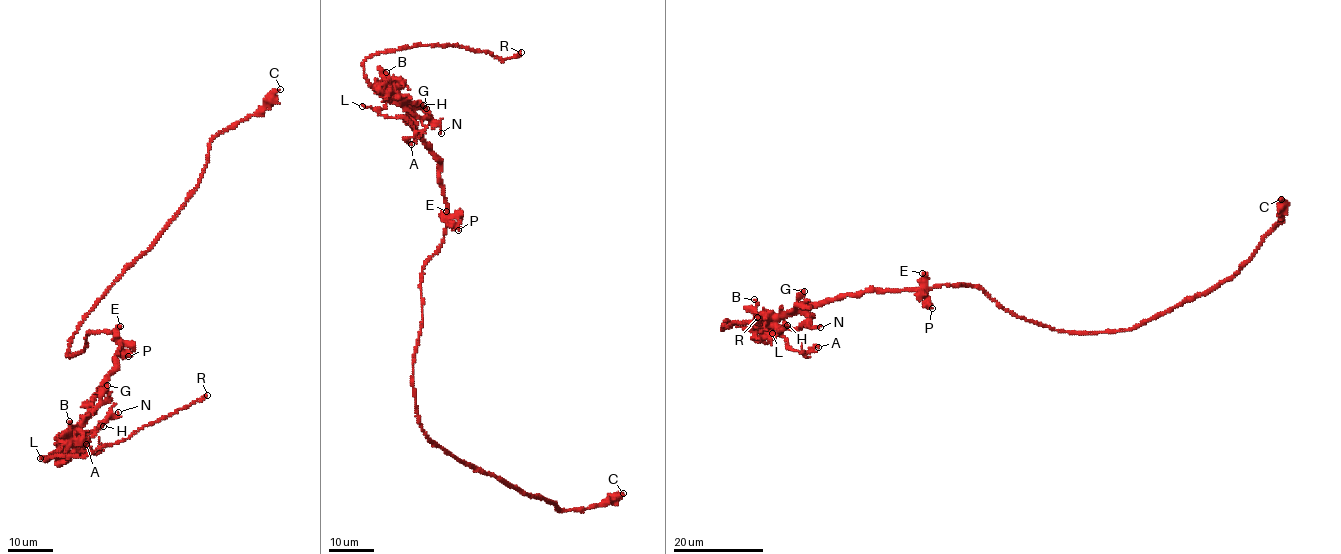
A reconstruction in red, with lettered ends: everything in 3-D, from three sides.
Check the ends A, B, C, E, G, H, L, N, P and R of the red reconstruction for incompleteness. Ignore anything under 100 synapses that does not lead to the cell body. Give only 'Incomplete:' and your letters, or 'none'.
Incomplete: R

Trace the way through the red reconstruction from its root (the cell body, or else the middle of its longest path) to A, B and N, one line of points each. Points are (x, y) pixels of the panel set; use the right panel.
A: (988, 295), (961, 285), (864, 291), (777, 320), (789, 348), (807, 352), (818, 347)
B: (988, 295), (981, 289), (961, 285), (864, 291), (791, 312), (764, 316), (755, 312), (754, 299)
N: (988, 295), (981, 289), (961, 285), (864, 291), (794, 310), (776, 324), (792, 330), (806, 324), (820, 327)

